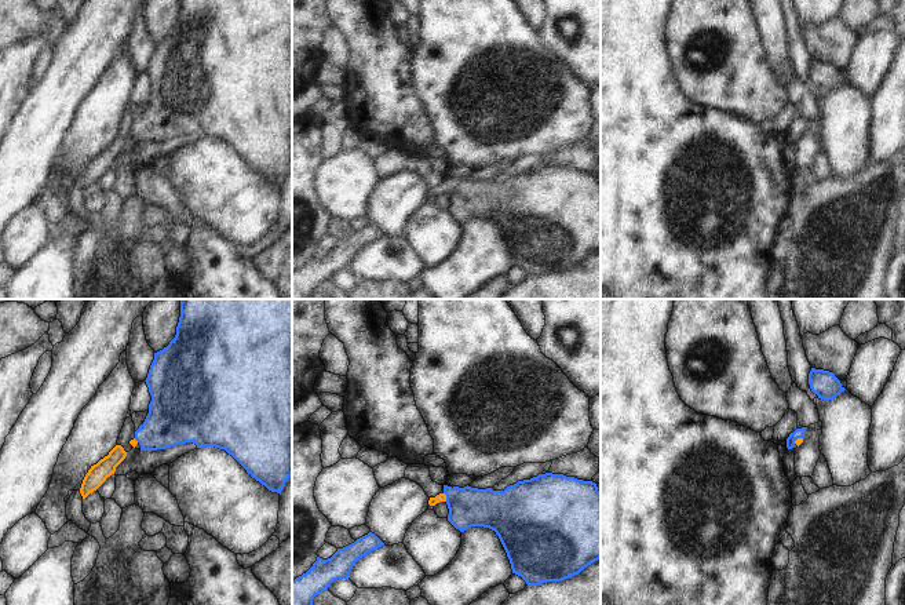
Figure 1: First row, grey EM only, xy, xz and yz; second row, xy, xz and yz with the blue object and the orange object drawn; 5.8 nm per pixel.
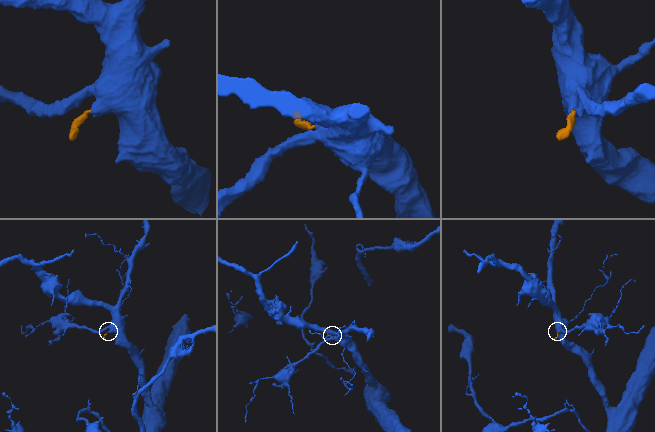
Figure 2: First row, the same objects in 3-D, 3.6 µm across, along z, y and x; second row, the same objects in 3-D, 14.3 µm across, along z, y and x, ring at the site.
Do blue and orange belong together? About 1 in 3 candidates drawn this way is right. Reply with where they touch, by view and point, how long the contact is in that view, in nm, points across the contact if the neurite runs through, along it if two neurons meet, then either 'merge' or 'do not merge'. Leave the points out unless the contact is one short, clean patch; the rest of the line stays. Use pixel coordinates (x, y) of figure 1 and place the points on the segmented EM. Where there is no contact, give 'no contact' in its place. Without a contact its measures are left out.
xz (446, 496) | 60 nm | across xz (467, 506), (453, 496), (446, 496), (440, 498) | merge

